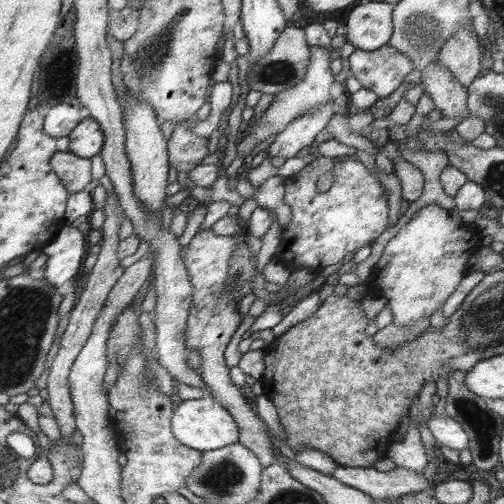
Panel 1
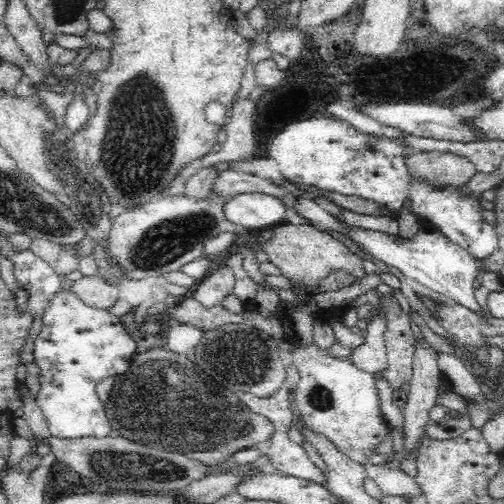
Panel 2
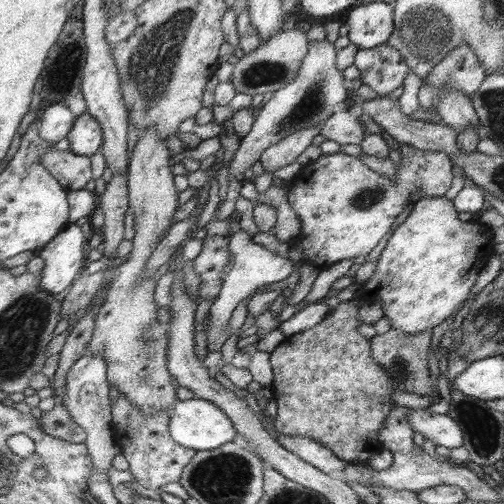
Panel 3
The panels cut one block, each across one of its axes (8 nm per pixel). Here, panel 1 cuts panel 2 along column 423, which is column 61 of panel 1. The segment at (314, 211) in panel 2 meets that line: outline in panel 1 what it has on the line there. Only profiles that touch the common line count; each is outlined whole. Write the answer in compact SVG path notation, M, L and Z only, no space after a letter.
M63 226L57 238L51 240L45 254L49 254L49 262L45 268L45 280L53 286L63 286L69 280L79 280L83 276L83 262L89 252L89 234Z

